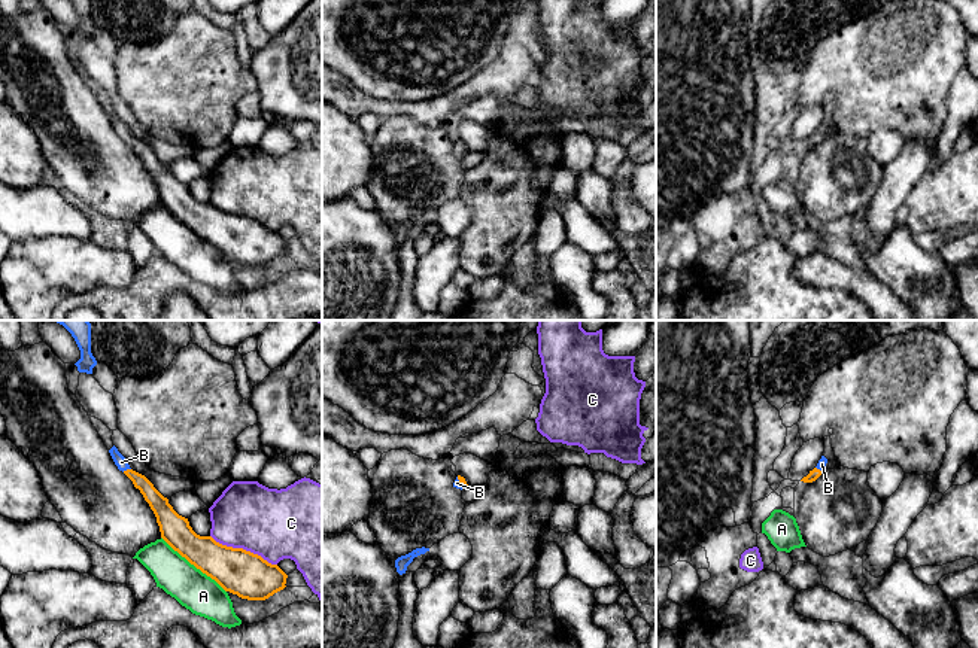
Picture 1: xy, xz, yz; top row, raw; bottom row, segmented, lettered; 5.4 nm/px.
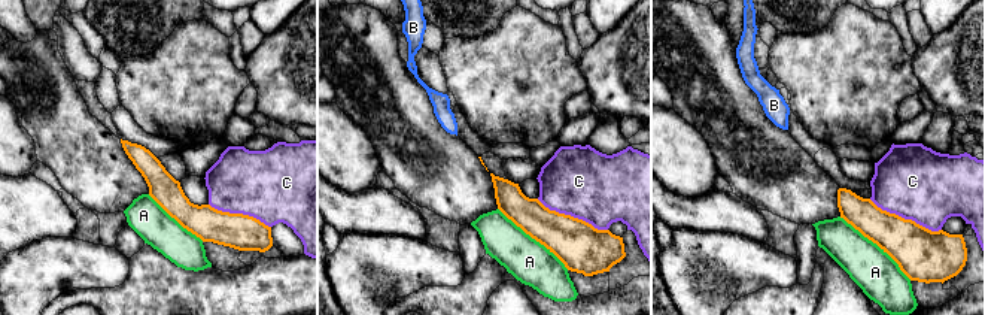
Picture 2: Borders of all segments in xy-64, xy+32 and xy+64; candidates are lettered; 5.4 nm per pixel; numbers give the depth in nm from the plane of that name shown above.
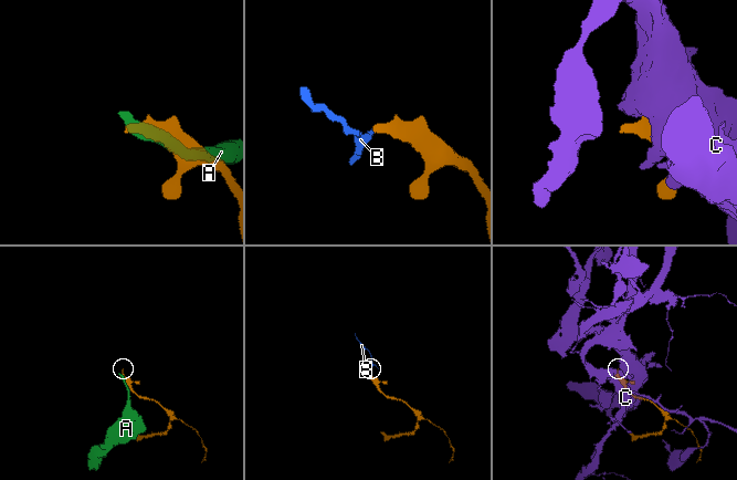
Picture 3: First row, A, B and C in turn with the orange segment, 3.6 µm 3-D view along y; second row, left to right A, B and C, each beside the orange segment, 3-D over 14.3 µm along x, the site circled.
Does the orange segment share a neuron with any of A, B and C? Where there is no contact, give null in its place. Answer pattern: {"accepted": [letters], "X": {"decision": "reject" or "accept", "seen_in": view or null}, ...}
{"accepted": ["B"], "A": {"decision": "reject", "seen_in": "xy"}, "B": {"decision": "accept", "seen_in": "xy"}, "C": {"decision": "reject", "seen_in": "xy"}}

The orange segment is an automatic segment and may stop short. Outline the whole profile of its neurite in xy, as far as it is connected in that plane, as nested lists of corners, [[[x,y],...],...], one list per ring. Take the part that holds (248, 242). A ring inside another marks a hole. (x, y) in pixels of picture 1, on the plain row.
[[[115,112],[109,119],[118,136],[133,147],[149,170],[161,204],[225,258],[247,267],[265,267],[286,253],[288,241],[277,231],[243,215],[222,212],[212,203],[197,201],[188,185],[179,182],[145,142],[133,137]]]

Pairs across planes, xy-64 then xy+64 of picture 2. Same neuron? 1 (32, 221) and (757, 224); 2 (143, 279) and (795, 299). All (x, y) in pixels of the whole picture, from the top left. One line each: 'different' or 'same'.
1: same
2: same

